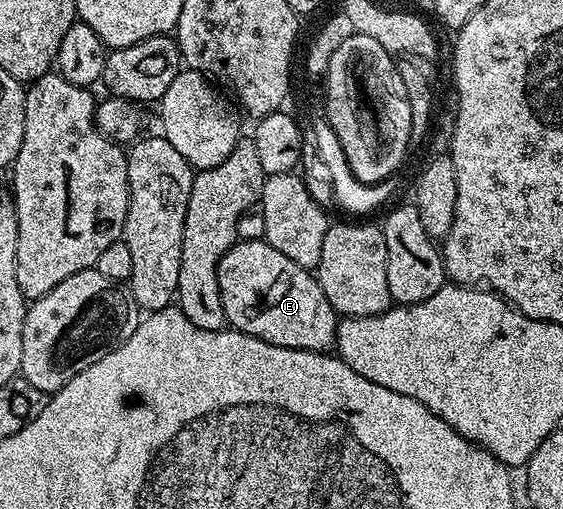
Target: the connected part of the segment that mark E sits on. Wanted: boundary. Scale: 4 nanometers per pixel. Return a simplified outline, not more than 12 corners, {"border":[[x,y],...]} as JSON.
{"border":[[265,238],[218,263],[227,324],[329,352],[340,316]]}

